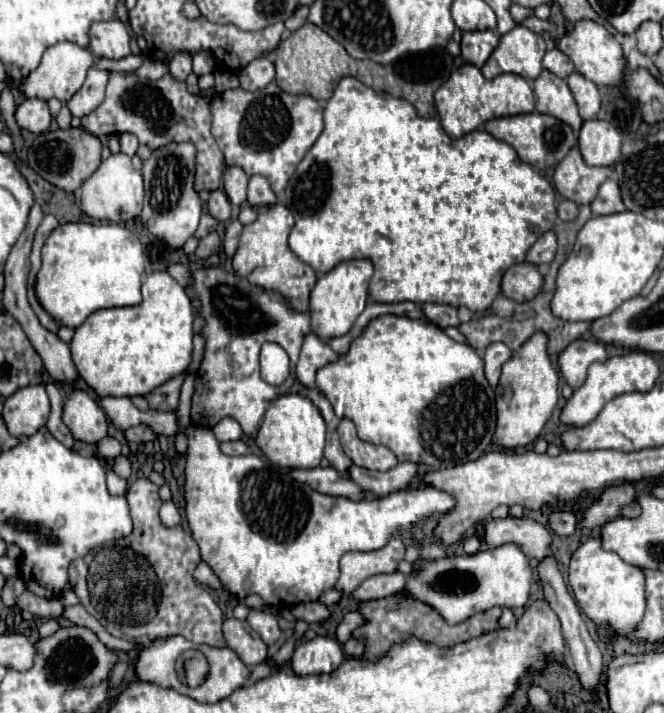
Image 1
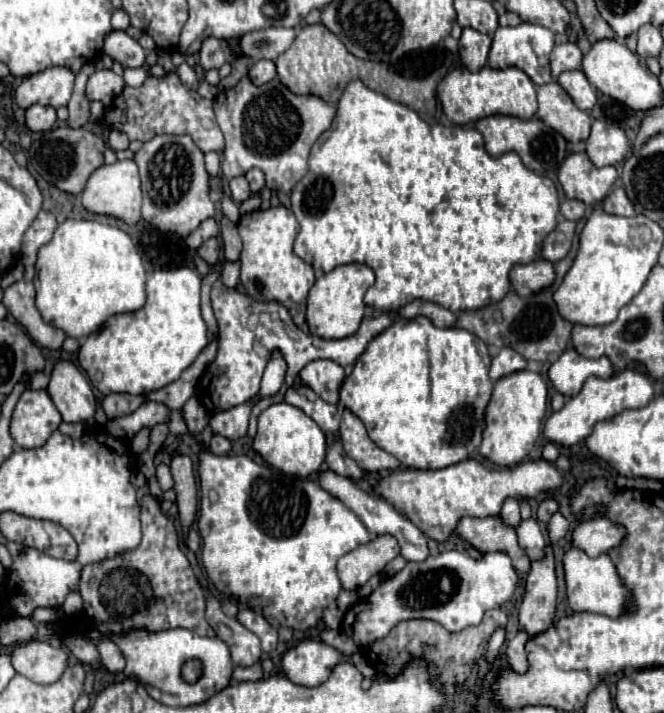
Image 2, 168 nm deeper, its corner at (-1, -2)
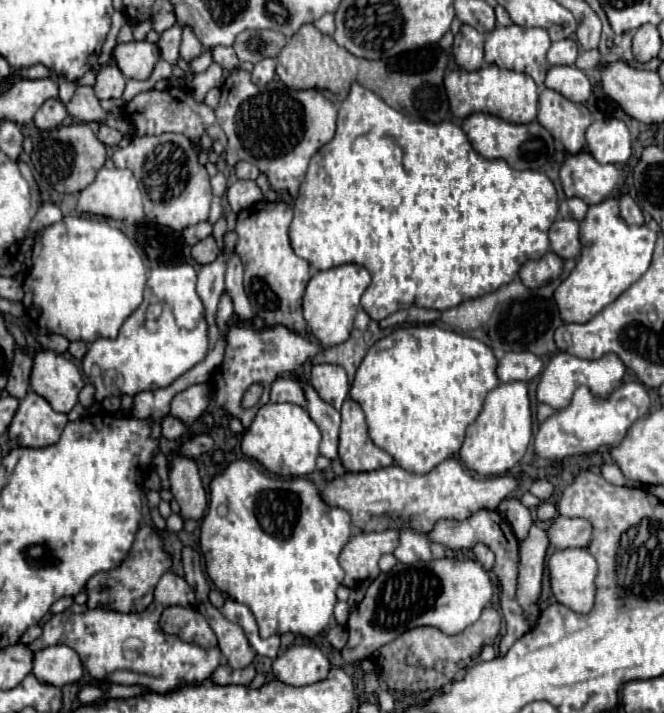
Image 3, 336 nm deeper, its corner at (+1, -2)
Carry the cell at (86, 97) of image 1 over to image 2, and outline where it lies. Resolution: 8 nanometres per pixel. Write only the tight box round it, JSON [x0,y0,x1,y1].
[87,70,125,106]

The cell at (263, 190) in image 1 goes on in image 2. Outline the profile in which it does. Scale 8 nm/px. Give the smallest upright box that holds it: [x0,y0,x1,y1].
[245,168,265,192]

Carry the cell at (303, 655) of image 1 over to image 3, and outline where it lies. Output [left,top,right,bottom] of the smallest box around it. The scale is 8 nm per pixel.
[273,644,329,686]

